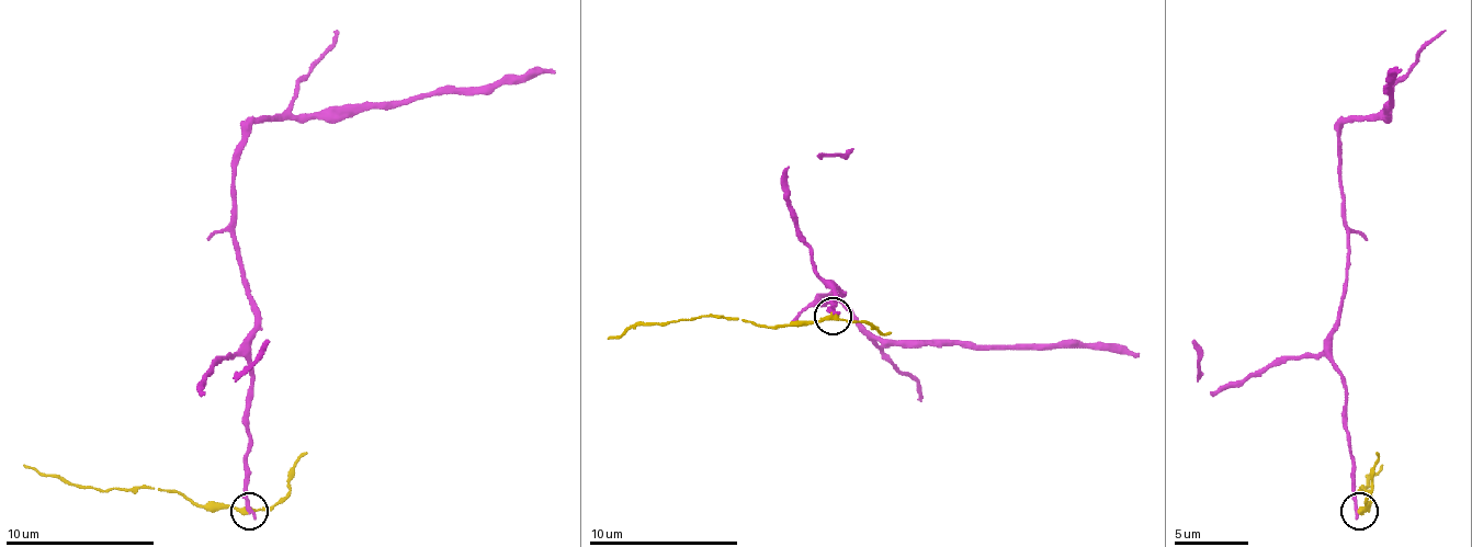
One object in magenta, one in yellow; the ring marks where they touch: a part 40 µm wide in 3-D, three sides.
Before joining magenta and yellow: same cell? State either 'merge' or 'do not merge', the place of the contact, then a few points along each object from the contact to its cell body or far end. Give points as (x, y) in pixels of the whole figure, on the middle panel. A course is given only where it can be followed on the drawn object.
do not merge; place (833, 316); course magenta (834, 312), (834, 287), (838, 294), (819, 302), (827, 294), (864, 328), (882, 339), (1073, 346), (1140, 357); course yellow (834, 317), (763, 328), (737, 317), (666, 320), (629, 325), (607, 339)

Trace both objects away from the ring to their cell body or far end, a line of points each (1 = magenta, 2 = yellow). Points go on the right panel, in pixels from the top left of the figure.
1: (1357, 510), (1346, 375), (1331, 356), (1346, 252), (1338, 133), (1346, 122), (1371, 122), (1383, 114), (1402, 70)
2: (1360, 510), (1368, 505), (1371, 494), (1360, 487), (1383, 465)

